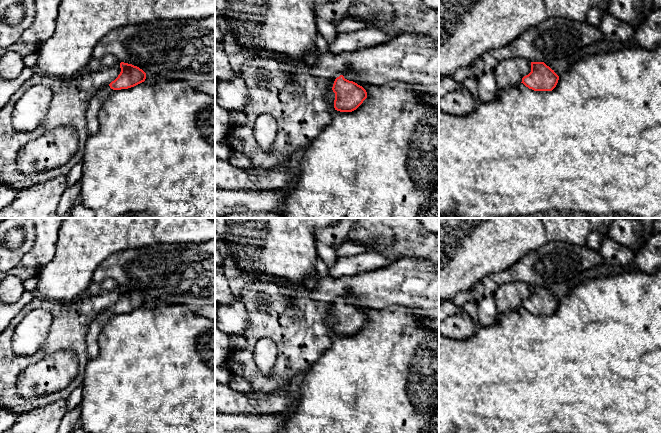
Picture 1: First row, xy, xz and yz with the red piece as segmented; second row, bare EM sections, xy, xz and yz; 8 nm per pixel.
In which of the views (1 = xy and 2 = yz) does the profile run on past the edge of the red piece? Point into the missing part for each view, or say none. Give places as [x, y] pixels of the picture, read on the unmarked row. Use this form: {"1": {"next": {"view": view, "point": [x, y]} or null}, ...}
{"1": {"next": {"view": "xy", "point": [92, 350]}}, "2": {"next": null}}

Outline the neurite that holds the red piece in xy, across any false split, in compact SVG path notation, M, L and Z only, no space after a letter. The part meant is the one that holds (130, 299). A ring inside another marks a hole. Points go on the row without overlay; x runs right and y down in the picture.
M120 287L121 296L109 309L103 310L96 315L90 324L86 335L87 360L94 359L99 354L98 337L113 314L128 313L134 311L146 303L146 297L132 288Z

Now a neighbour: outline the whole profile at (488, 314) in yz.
M494 295L482 296L477 303L480 325L489 327L497 323L500 313L496 307Z

